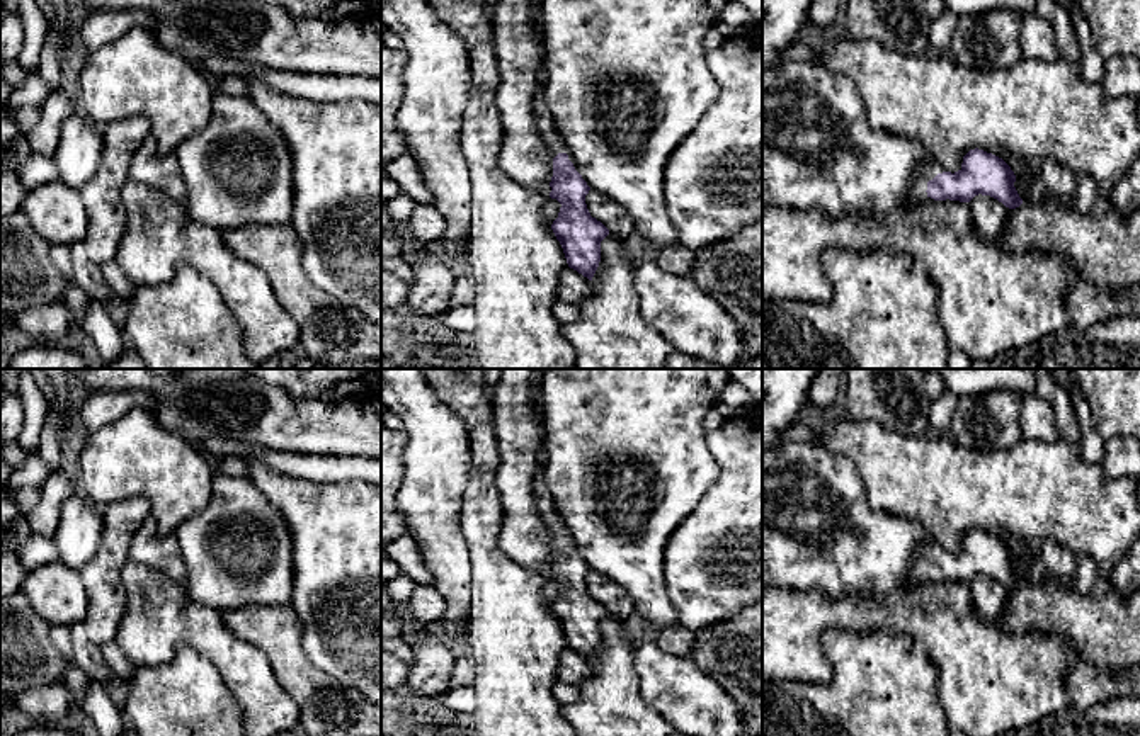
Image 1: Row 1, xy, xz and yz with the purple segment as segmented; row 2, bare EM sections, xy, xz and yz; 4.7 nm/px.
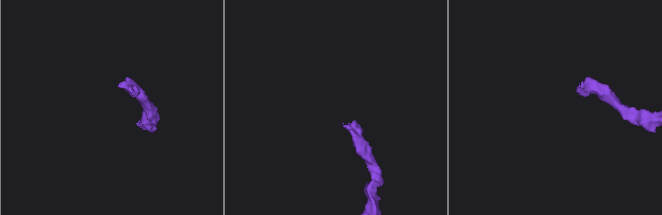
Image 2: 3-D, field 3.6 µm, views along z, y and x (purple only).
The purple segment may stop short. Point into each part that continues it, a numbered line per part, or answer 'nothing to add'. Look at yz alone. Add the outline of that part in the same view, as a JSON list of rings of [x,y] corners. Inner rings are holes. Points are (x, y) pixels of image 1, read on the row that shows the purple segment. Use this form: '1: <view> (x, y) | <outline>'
1: yz (928, 172) | [[[929,163],[929,165],[924,165],[912,185],[912,202],[914,204],[919,204],[919,202],[924,202],[927,199],[931,199],[927,195],[927,182],[932,180],[938,173],[943,173],[943,172],[948,172],[944,170],[941,165],[938,163]]]

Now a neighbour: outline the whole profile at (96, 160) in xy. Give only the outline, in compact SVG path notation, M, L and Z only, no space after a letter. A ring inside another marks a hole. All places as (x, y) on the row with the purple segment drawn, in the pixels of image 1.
M80 109L61 126L53 160L60 180L82 195L87 212L83 245L97 265L116 258L128 221L121 190L128 182L131 161L150 133L143 116L99 127Z

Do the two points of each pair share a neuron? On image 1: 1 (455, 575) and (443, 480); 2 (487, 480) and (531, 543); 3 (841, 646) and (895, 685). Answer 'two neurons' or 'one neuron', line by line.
1: one neuron
2: two neurons
3: one neuron

